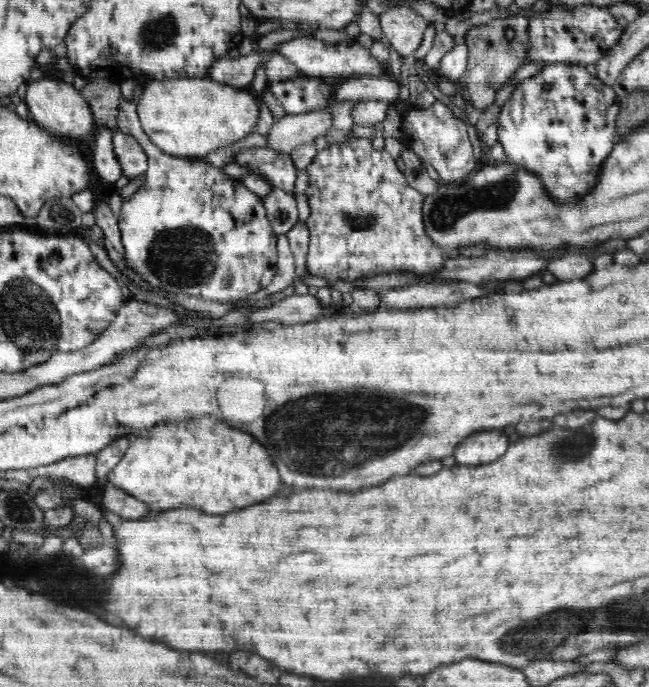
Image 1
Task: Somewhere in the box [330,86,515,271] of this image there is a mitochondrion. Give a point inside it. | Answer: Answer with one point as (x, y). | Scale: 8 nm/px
(355, 219)

